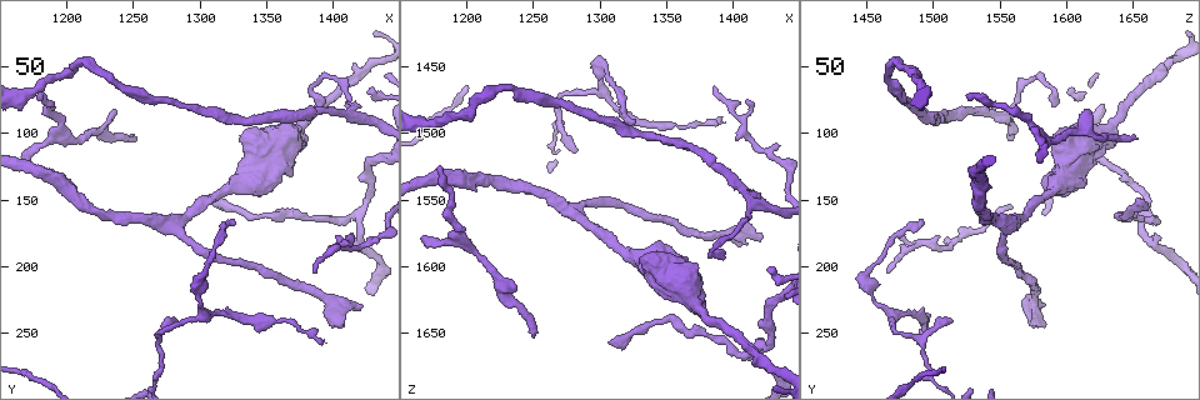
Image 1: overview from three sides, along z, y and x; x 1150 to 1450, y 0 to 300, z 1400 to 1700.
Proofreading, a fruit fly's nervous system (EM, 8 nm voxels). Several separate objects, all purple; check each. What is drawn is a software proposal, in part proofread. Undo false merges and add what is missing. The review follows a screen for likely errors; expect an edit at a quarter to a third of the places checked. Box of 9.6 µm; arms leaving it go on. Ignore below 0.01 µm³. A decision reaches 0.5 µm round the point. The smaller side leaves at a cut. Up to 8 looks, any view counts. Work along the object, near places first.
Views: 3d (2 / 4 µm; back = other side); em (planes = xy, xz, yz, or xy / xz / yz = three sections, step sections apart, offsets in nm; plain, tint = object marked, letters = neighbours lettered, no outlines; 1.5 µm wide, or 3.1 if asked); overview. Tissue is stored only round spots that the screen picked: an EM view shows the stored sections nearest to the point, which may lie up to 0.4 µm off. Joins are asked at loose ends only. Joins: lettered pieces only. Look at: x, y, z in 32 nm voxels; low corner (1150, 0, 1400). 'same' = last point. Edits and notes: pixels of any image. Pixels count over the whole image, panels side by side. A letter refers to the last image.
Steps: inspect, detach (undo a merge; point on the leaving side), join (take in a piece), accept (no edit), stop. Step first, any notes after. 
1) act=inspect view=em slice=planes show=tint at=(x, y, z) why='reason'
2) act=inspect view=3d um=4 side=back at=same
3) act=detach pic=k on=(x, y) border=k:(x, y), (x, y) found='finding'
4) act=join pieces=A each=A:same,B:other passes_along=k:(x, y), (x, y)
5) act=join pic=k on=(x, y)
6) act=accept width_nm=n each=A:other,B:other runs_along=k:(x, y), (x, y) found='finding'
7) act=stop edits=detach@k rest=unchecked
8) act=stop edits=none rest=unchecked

act=inspect view=em slice=xy step=4 show=letters at=(1414, 86, 1548) why='two arms in line, one across'

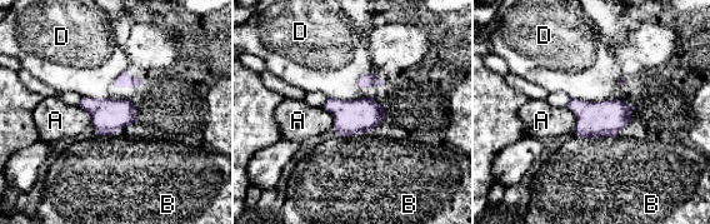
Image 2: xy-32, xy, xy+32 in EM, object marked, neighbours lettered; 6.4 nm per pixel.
act=accept each=A:other,B:other,D:other border=2:(328, 96), (359, 99) found='one neuron here'

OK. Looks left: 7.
act=inspect view=3d um=4 at=(1302, 204, 1452) why='calibre changes'

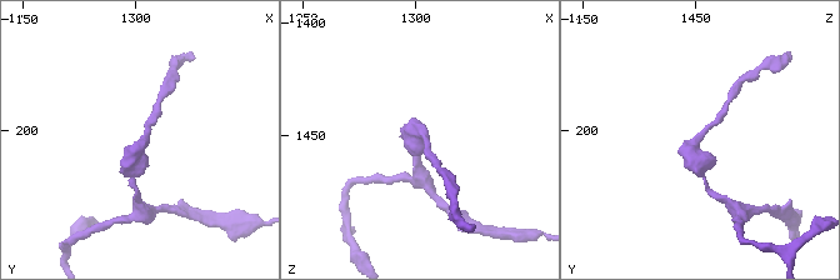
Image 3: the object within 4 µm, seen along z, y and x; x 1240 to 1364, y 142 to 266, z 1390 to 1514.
act=inspect view=em slice=yz step=8 show=tint at=(1304, 205, 1451)

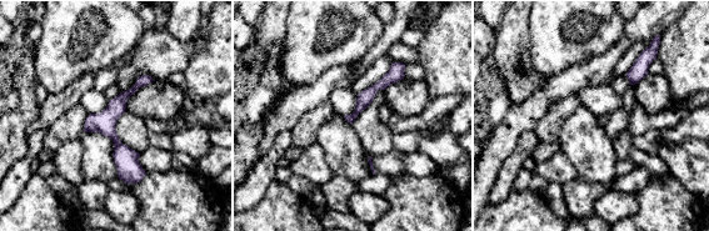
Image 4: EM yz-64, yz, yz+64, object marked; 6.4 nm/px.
act=inspect view=em slice=planes show=letters at=same

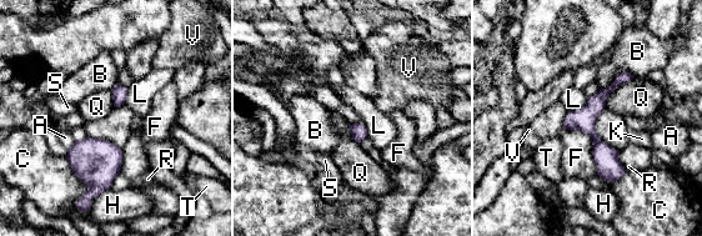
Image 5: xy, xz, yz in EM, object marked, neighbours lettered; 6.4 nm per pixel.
act=accept longest_contact=F:360nm each=A:other,B:other,C:other,F:other,H:other,K:other,L:other,Q:other,R:other,S:other,T:other,V:other runs_along=5:(625, 75), (590, 113), (616, 176) found='one neuron here'

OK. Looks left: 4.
act=inspect view=3d um=4 at=(1286, 166, 1564) why='branch point'

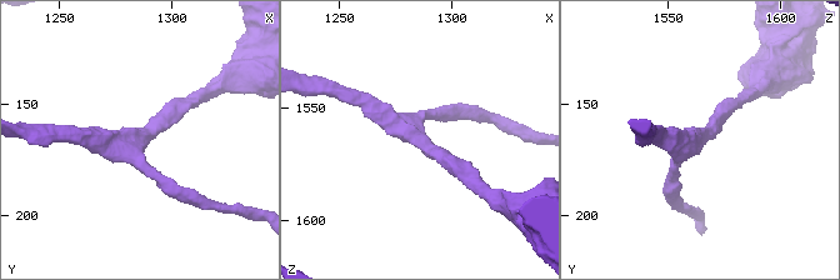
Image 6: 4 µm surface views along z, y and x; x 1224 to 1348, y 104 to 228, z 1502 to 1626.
act=inspect view=em slice=yz step=4 show=tint at=(1285, 166, 1562) arms=3 arm_widths_nm=180,240,300

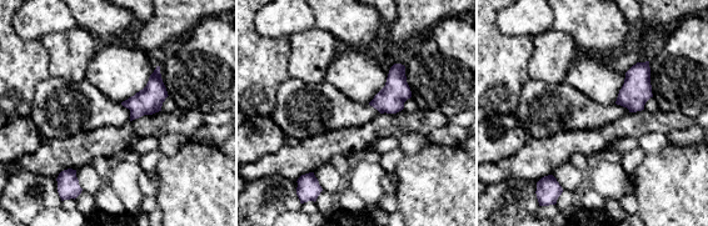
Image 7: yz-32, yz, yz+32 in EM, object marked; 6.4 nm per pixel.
act=inspect view=em slice=xz step=8 show=letters at=same why='cut it another way'

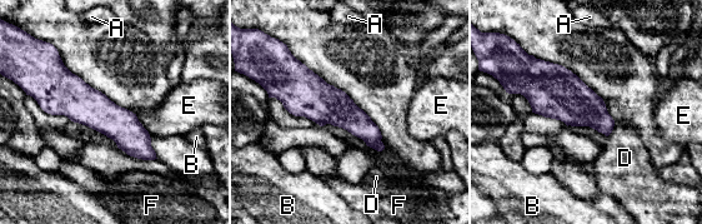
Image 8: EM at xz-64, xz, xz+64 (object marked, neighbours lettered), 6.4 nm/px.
act=accept longest_contact=E:150nm each=A:other,B:other,D:other,E:other,F:other runs_along=8:(38, 96), (76, 99), (153, 155) found='all the same neuron'

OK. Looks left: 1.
act=stop edits=none rest=unchecked

